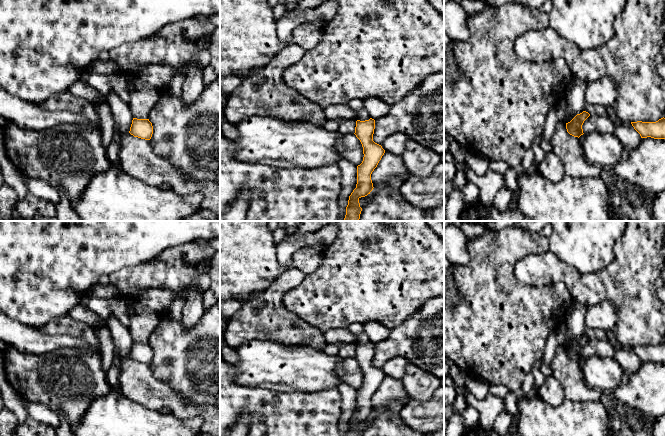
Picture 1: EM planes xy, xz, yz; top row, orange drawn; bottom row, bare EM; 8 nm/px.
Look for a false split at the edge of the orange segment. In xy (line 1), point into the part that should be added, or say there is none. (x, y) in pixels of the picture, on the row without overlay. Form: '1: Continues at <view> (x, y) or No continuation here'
1: No continuation here

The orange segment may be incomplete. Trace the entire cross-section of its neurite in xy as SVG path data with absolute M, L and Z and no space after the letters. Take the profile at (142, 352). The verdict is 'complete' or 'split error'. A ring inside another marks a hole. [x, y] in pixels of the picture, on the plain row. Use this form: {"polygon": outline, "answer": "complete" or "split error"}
{"polygon": "M133 342L129 357L134 361L150 364L153 358L153 350L149 343Z", "answer": "complete"}

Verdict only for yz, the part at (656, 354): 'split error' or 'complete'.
complete

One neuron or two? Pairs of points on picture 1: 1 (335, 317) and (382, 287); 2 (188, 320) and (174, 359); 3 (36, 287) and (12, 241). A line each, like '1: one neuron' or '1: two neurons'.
1: one neuron
2: two neurons
3: one neuron

